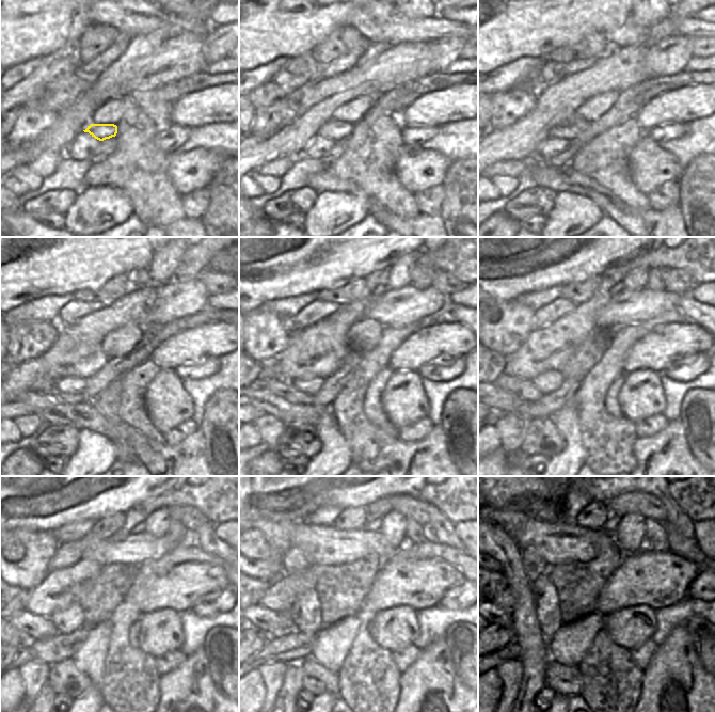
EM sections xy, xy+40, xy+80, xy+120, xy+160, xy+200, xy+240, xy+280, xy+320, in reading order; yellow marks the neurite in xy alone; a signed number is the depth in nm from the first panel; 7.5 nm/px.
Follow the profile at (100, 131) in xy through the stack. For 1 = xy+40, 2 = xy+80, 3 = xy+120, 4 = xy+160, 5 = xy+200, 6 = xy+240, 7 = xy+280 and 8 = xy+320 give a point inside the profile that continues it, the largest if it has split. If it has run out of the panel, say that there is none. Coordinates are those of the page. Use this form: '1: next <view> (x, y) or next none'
1: next xy+40 (334, 129)
2: next xy+80 (569, 129)
3: next xy+120 (80, 367)
4: next xy+160 (323, 367)
5: next xy+200 (545, 339)
6: next xy+240 (67, 580)
7: next xy+280 (276, 598)
8: next xy+320 (507, 600)

